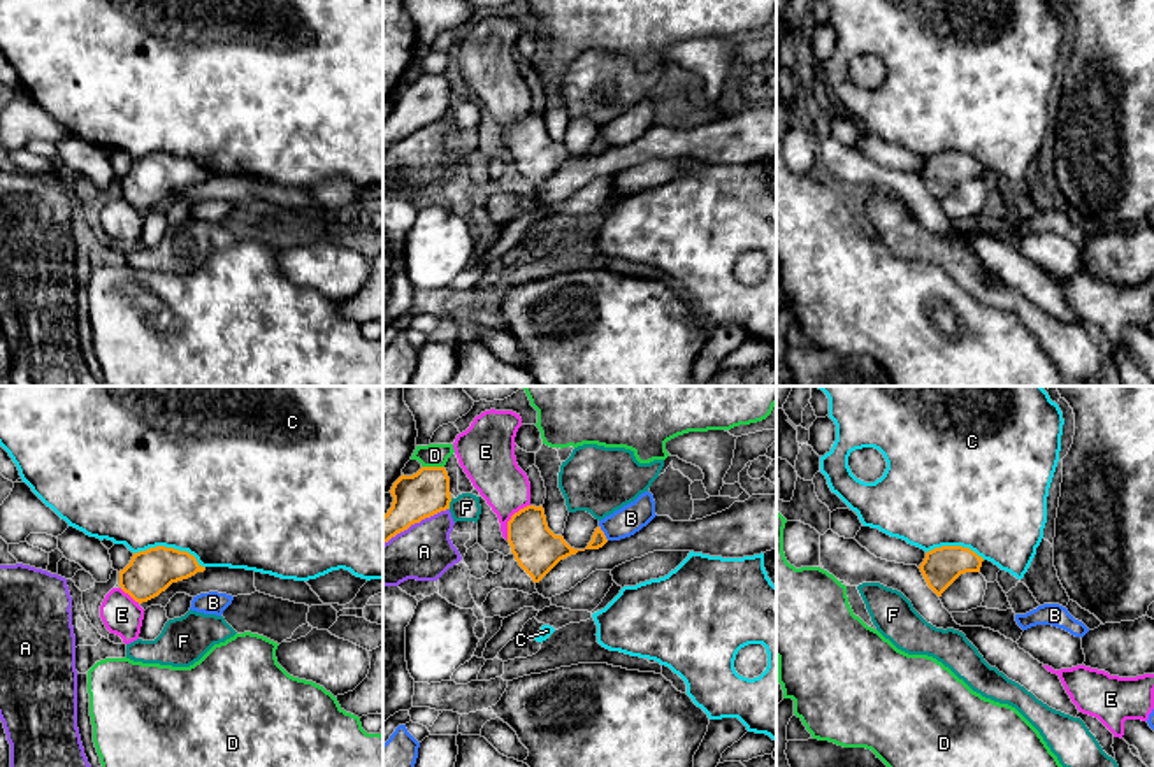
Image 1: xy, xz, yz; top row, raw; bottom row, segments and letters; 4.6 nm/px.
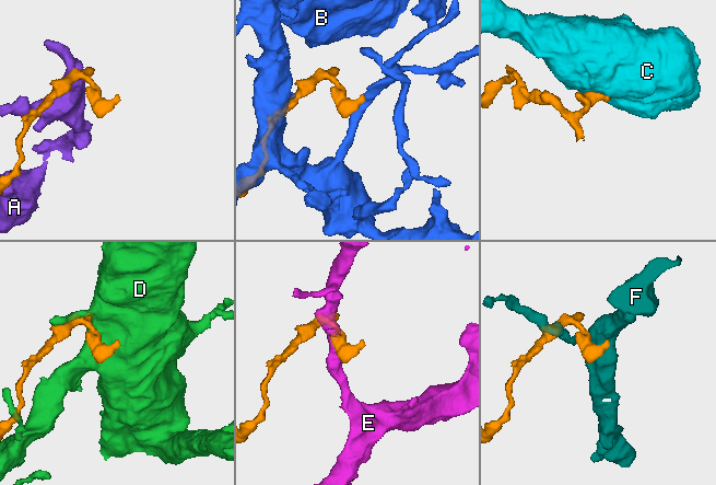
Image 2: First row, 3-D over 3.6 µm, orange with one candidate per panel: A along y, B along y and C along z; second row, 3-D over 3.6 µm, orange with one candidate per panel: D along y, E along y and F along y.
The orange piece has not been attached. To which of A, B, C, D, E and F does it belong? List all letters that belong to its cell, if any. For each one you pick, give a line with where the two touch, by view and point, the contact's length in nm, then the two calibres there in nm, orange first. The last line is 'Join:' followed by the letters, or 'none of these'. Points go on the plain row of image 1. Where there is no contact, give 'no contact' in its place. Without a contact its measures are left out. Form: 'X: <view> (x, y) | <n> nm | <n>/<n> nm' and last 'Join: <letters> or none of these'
Join: none of these

